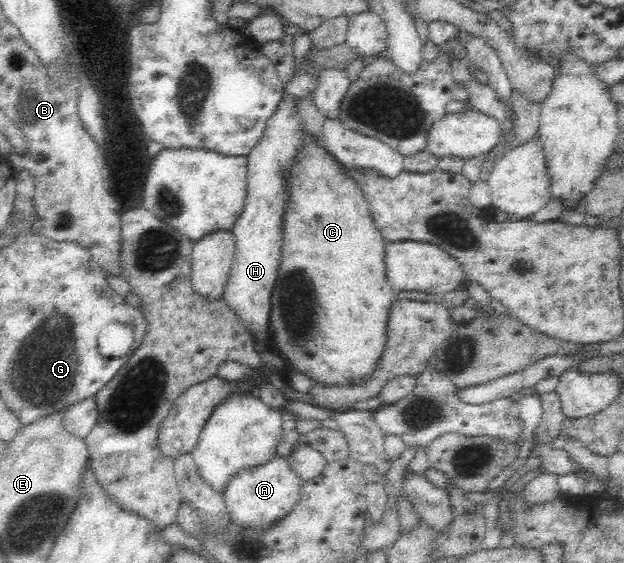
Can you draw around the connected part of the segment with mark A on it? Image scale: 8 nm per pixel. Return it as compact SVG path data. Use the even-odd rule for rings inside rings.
M274 455L272 460L257 467L246 467L238 471L224 487L220 495L224 498L228 513L233 521L248 529L266 529L276 519L290 513L300 499L303 480L293 472L287 456Z

